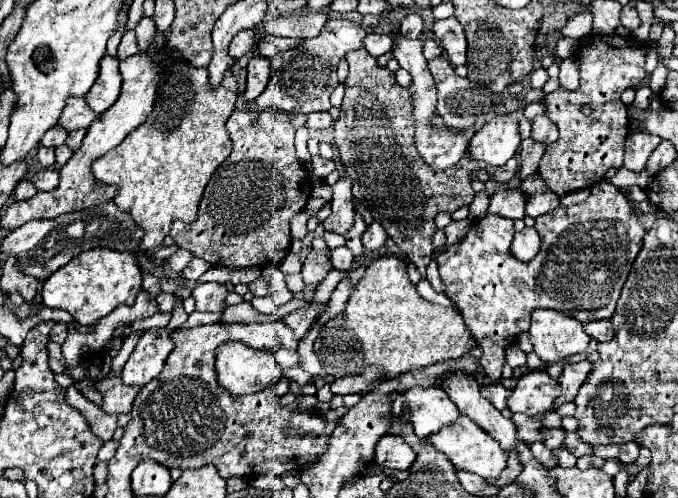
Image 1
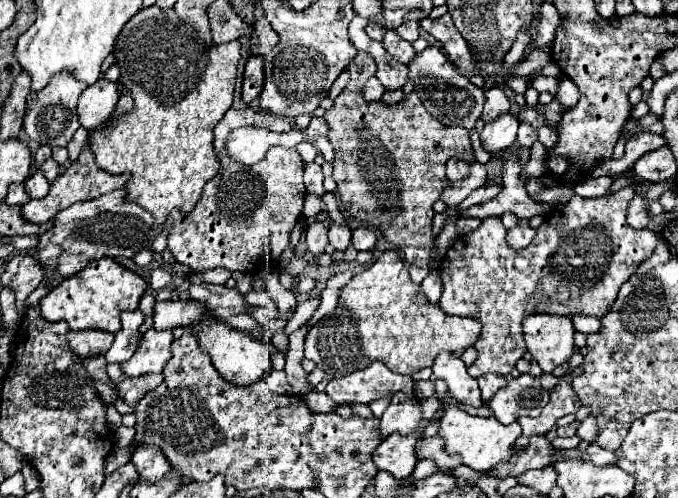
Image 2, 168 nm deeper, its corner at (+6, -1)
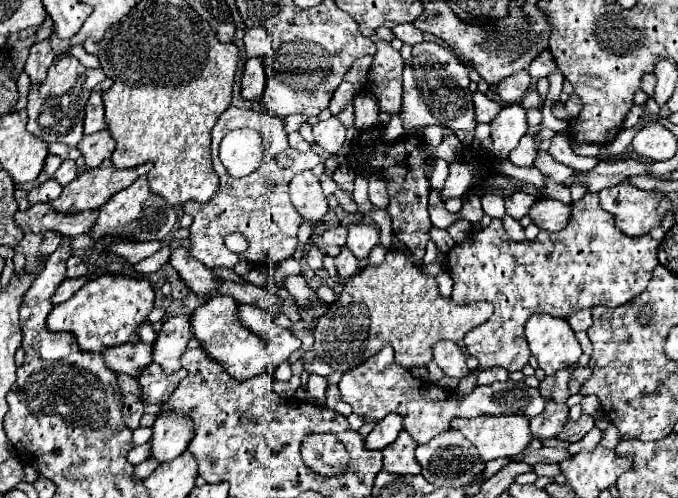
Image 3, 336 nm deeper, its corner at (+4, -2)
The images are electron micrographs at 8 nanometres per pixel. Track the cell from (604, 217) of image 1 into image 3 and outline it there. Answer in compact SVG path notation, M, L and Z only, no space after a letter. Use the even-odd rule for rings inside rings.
M585 194L579 202L573 204L571 220L563 232L551 234L547 230L541 230L535 242L515 242L507 238L507 232L501 220L491 220L491 224L485 230L471 232L461 244L457 244L447 254L449 258L447 270L455 280L451 300L455 304L487 300L495 306L495 320L491 318L491 324L487 320L465 336L463 341L467 352L479 360L481 370L493 368L493 366L501 366L509 372L521 370L531 358L531 352L523 334L525 322L531 314L545 312L557 318L567 318L569 314L579 312L583 308L587 310L593 306L617 308L627 304L627 300L633 300L647 288L647 282L651 280L651 274L659 264L657 248L659 248L659 242L653 240L649 234L631 238L631 236L625 236L621 230L617 230L609 212L599 208L597 194Z

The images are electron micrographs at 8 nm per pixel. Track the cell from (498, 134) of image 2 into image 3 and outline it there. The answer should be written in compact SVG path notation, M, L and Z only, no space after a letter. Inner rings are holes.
M521 104L505 106L497 118L491 122L493 154L497 158L507 158L509 152L519 144L519 140L529 132L525 108Z

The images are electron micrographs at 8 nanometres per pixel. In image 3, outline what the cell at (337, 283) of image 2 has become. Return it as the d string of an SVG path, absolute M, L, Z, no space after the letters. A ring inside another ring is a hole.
M377 244L373 250L371 250L371 254L369 254L369 258L367 258L367 264L381 264L383 262L383 258L385 258L385 254L391 250L393 246L381 246L381 244Z

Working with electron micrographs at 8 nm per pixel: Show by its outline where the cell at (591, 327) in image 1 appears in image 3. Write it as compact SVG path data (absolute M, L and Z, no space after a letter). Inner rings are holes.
M589 310L575 312L575 314L571 314L571 316L567 318L567 322L569 322L569 326L571 326L575 332L579 332L579 330L589 330L589 326L591 326L591 312L589 312Z

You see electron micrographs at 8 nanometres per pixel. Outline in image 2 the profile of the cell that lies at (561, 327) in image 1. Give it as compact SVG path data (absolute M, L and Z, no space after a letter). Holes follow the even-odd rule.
M533 313L523 319L523 333L529 353L545 373L551 373L575 353L575 329L569 317Z

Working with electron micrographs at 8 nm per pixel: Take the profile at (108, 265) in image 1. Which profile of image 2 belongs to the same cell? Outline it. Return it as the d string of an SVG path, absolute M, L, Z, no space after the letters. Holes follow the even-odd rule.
M99 259L97 263L87 263L77 275L71 275L53 287L49 295L41 299L41 315L47 321L67 321L71 331L103 329L115 333L121 329L121 311L135 311L145 291L147 283L143 277L121 267L113 259Z

